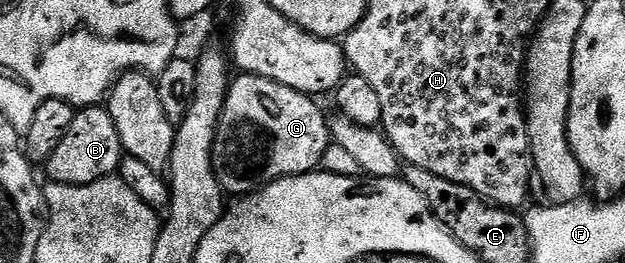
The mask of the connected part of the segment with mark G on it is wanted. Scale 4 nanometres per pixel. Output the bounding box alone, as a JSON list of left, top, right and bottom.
[212,73,332,195]

